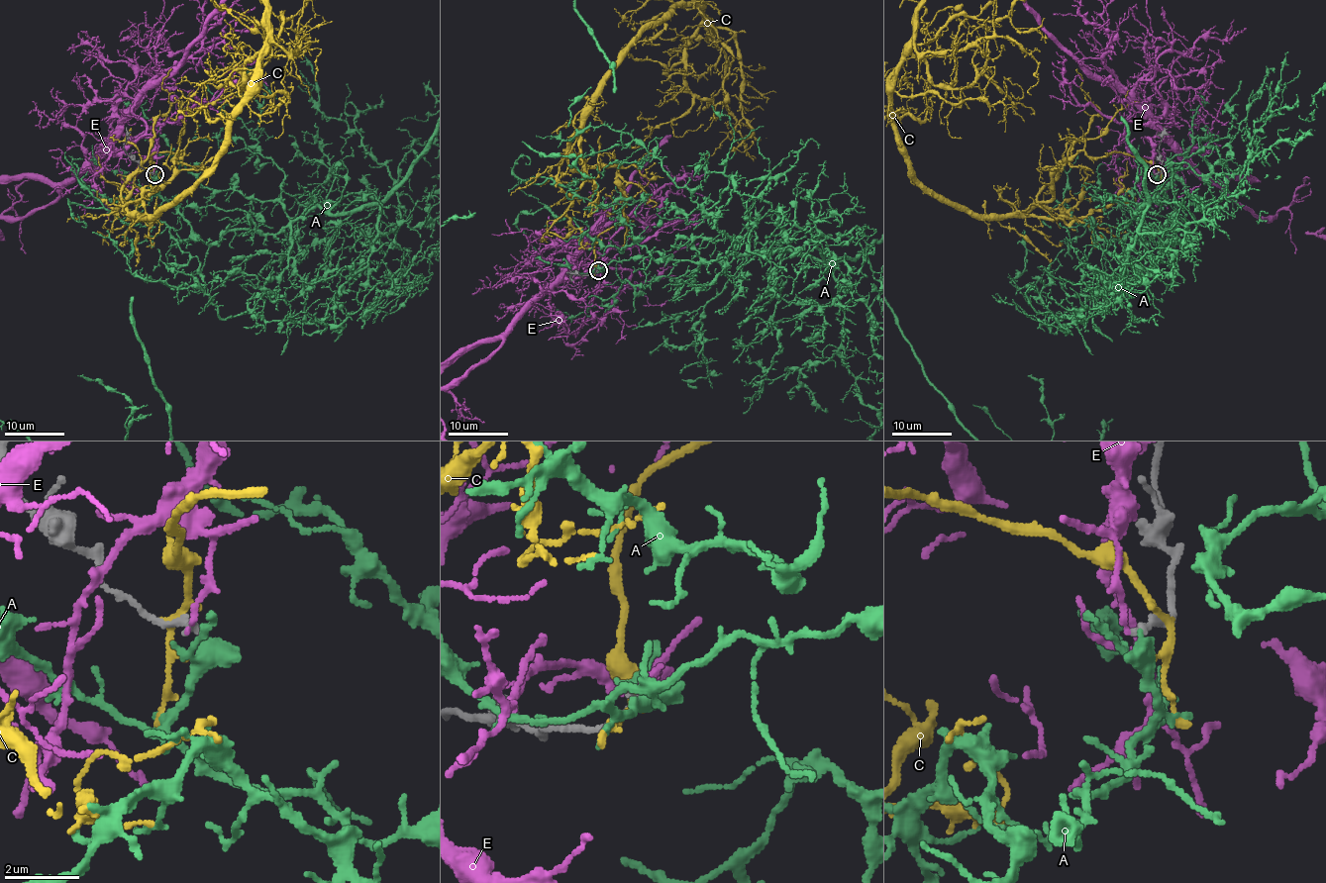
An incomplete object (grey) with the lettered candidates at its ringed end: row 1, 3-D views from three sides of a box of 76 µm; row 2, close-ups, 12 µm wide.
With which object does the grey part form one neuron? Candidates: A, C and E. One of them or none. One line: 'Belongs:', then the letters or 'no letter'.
Belongs: A

